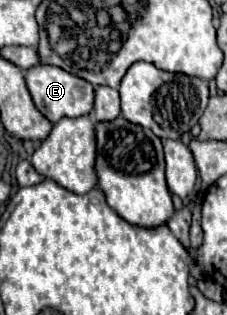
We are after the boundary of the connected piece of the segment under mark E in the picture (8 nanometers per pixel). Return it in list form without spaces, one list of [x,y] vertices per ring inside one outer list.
[[[38,63],[36,67],[30,67],[26,71],[26,85],[34,99],[34,105],[50,123],[56,123],[62,117],[88,115],[94,107],[94,87],[88,81],[84,81],[76,75],[70,75],[68,71],[64,71],[60,67],[42,65],[42,63]]]

